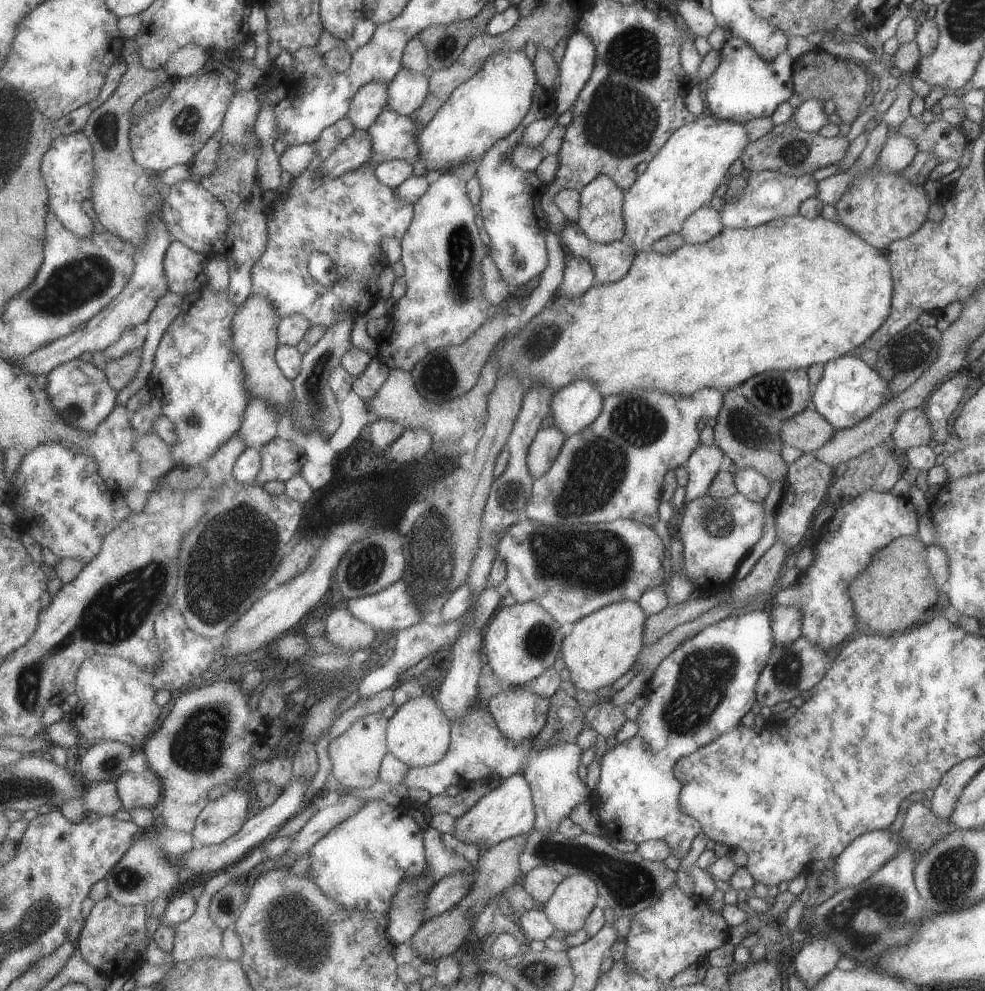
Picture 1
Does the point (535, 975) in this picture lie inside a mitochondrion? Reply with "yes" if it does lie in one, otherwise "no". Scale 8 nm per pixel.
yes

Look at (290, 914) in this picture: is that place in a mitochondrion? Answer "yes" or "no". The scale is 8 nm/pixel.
yes

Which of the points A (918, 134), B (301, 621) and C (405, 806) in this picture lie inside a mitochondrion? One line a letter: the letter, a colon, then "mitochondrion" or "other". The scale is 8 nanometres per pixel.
A: other
B: other
C: other

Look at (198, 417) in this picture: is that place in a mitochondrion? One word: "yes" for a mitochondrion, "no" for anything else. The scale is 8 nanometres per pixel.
yes

